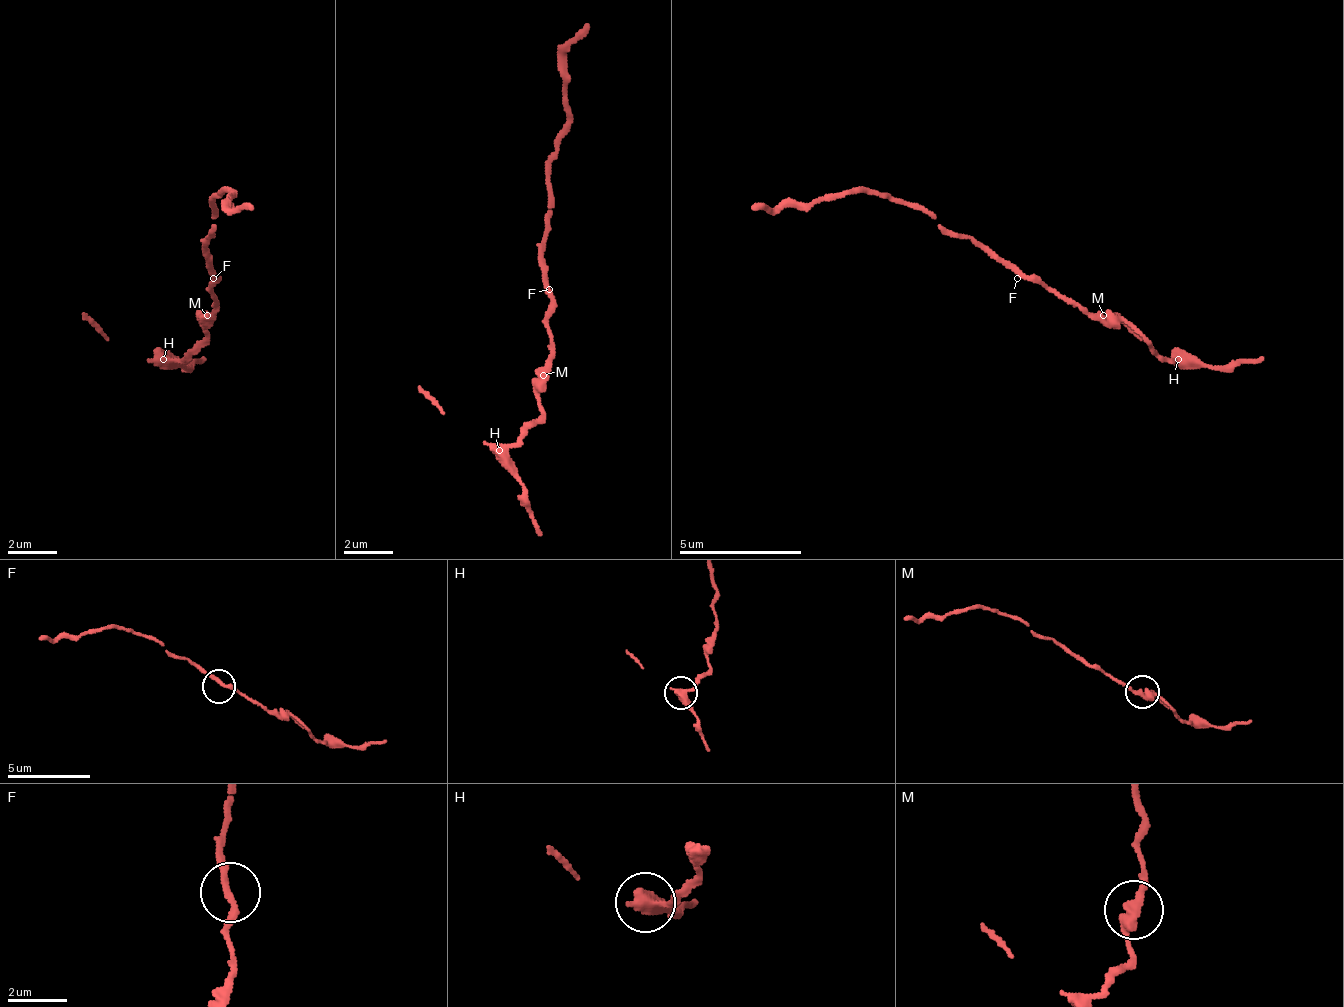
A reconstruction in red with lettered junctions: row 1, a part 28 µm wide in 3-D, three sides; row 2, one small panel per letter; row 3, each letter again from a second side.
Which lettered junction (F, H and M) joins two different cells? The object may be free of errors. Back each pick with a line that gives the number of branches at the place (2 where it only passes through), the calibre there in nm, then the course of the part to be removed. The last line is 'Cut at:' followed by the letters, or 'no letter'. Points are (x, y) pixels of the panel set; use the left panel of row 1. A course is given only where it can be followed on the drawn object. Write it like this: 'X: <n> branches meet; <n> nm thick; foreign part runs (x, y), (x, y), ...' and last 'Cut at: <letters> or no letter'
H: 2 branches meet; 440 nm thick; foreign part runs (164, 358), (207, 358)
Cut at: H

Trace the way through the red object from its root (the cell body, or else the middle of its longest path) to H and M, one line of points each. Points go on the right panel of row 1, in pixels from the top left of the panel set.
H: (1023, 272), (1072, 296), (1090, 315), (1115, 315), (1127, 321), (1164, 358), (1176, 358)
M: (1023, 272), (1029, 278), (1041, 278), (1053, 290), (1072, 296), (1090, 315), (1103, 315)

